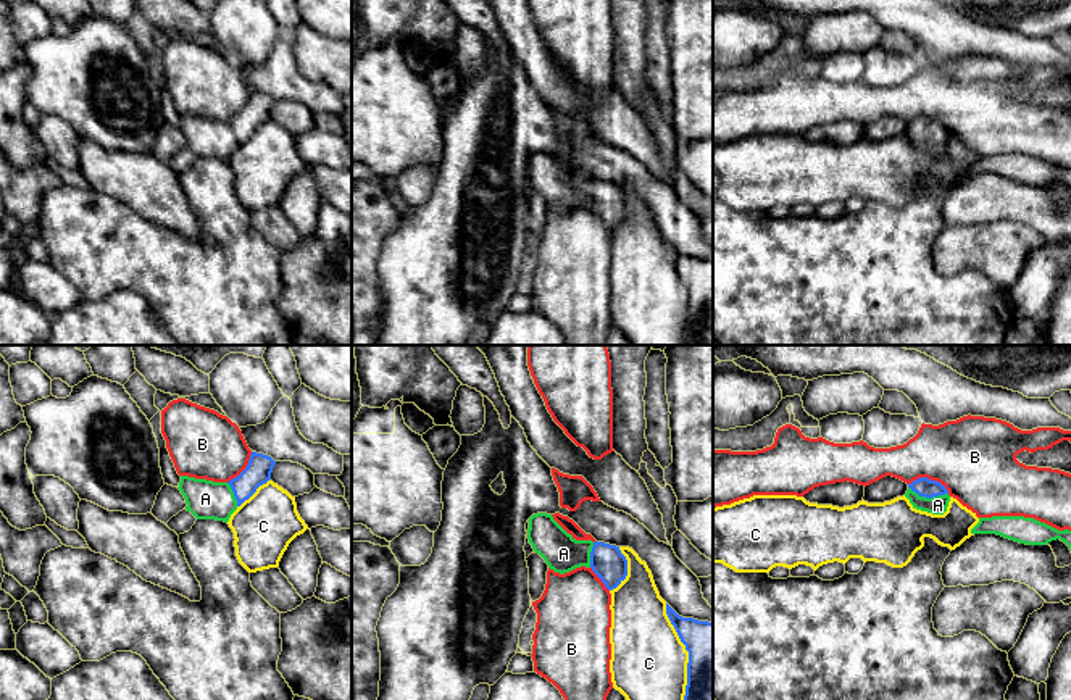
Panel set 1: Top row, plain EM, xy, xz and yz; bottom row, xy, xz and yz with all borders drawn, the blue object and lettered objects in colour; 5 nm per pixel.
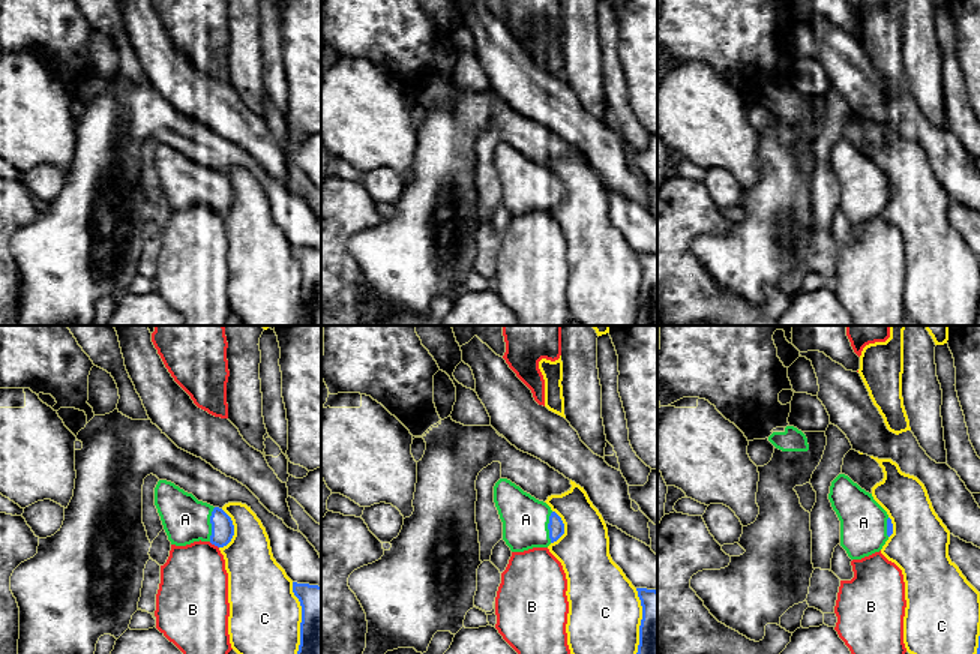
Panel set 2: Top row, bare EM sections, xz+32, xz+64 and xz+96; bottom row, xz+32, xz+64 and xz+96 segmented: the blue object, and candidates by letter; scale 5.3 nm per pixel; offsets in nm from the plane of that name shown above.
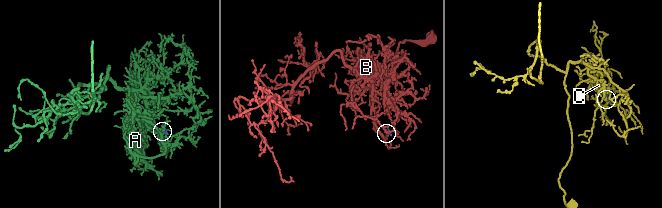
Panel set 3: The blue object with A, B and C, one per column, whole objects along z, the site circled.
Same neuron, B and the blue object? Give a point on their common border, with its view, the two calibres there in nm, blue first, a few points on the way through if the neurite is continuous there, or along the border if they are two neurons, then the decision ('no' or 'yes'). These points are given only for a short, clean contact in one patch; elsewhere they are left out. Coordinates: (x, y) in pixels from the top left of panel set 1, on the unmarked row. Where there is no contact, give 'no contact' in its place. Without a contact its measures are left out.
contact yz (929, 118); calibres 100 and 400 nm; border yz (908, 121), (918, 116), (929, 116), (936, 118), (949, 131); no

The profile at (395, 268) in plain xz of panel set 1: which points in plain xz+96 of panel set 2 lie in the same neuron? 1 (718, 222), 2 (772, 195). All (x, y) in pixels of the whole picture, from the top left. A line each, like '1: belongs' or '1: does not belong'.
1: does not belong
2: belongs

